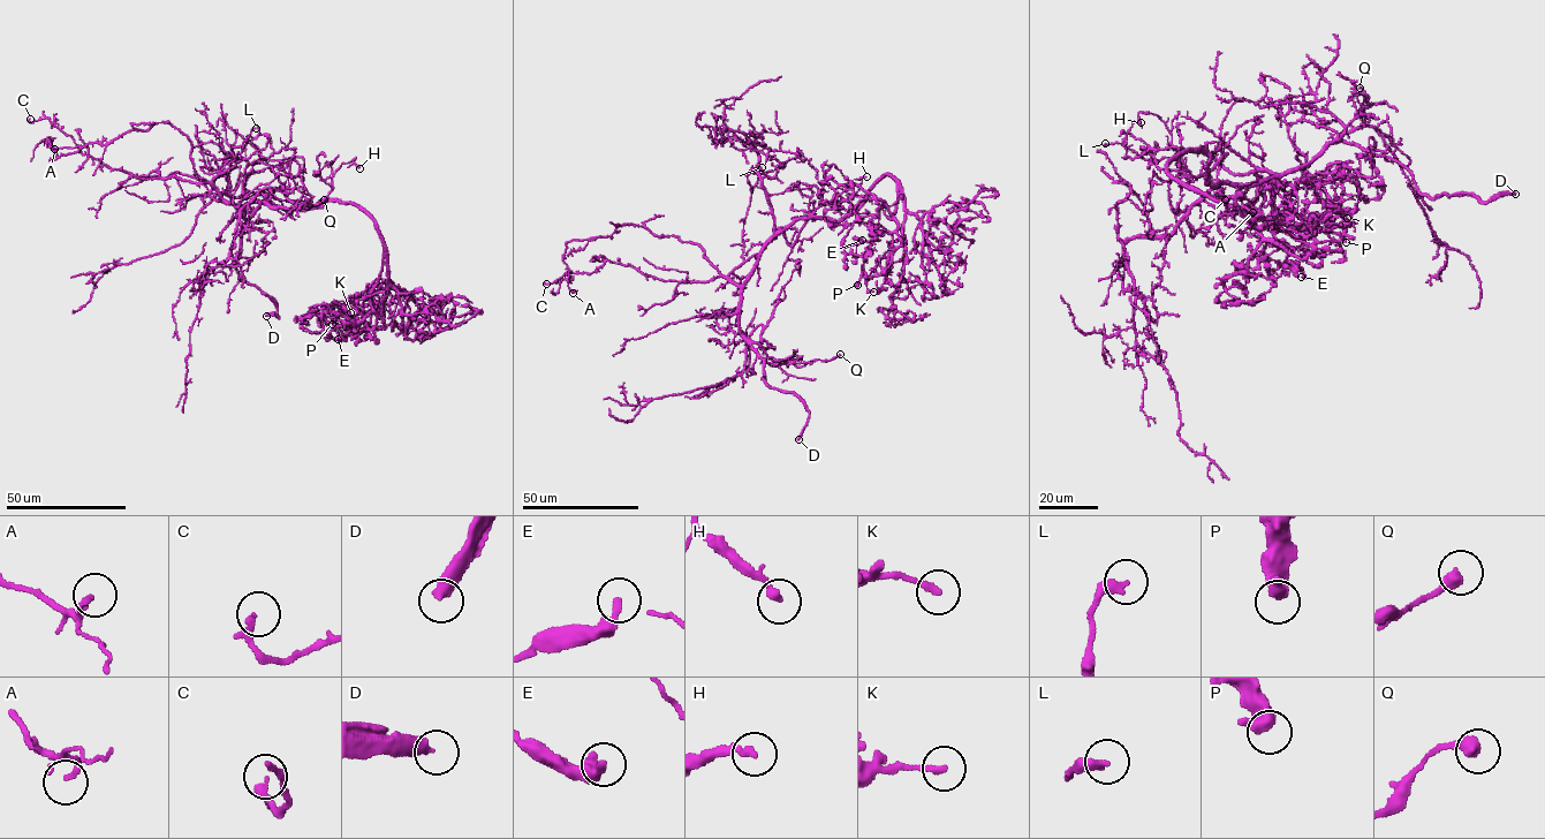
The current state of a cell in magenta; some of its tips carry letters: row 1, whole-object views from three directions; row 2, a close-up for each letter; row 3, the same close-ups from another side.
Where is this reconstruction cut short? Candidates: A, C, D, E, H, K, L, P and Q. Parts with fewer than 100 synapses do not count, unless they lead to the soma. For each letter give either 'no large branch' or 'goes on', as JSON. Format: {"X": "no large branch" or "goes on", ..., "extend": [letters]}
{"A": "no large branch", "C": "no large branch", "D": "goes on", "E": "no large branch", "H": "no large branch", "K": "no large branch", "L": "no large branch", "P": "no large branch", "Q": "no large branch", "extend": ["D"]}

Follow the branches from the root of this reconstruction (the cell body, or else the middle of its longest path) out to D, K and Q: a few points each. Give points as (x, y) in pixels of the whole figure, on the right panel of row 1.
D: (1217, 183), (1281, 175), (1341, 141), (1392, 158), (1432, 198), (1469, 195), (1490, 202), (1515, 194)
K: (1217, 183), (1206, 183), (1201, 148), (1167, 166), (1300, 258), (1312, 250), (1311, 216), (1347, 218)
Q: (1217, 183), (1259, 182), (1308, 164), (1340, 138), (1362, 108), (1371, 106), (1360, 88)

